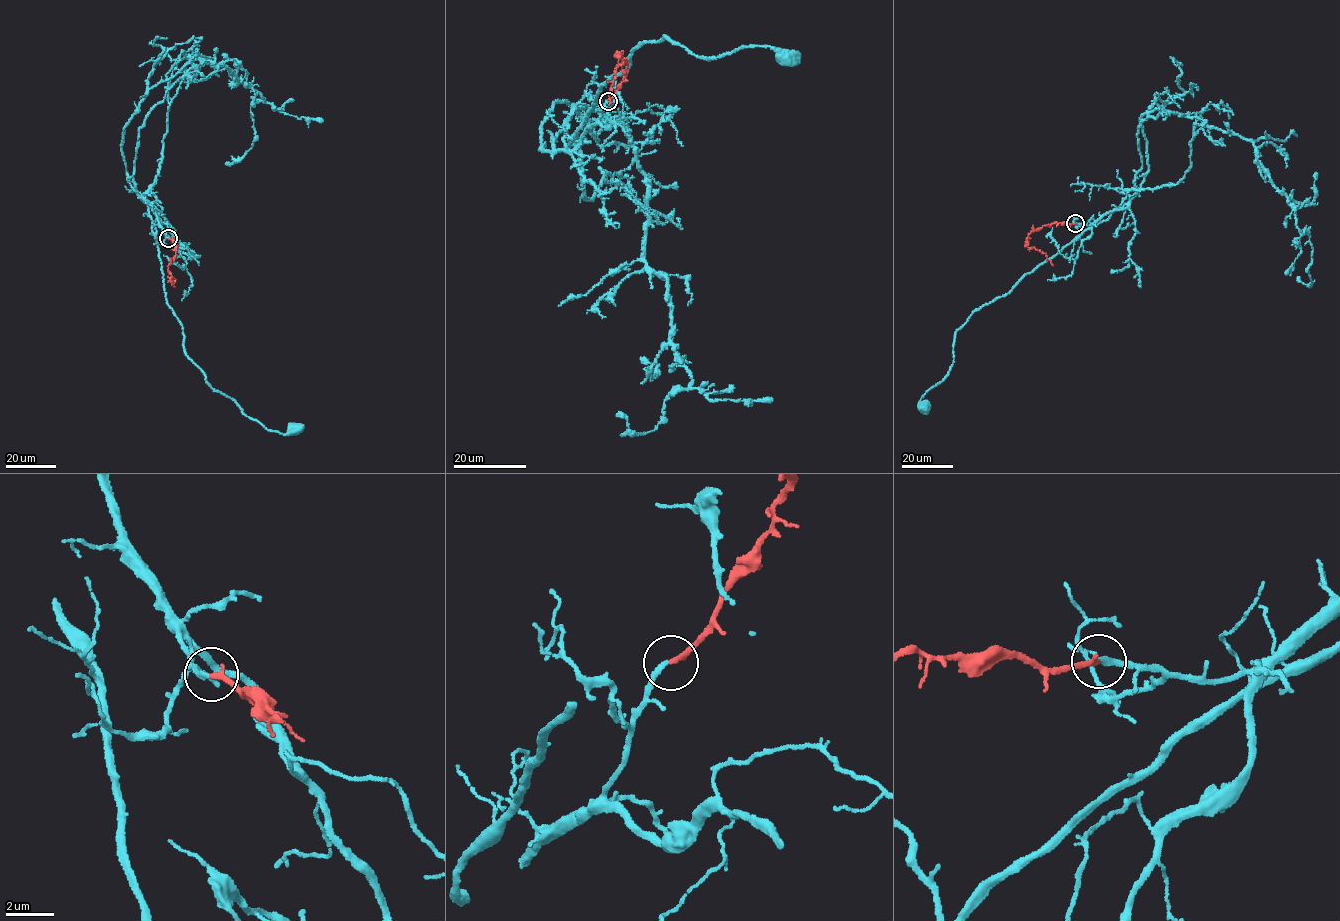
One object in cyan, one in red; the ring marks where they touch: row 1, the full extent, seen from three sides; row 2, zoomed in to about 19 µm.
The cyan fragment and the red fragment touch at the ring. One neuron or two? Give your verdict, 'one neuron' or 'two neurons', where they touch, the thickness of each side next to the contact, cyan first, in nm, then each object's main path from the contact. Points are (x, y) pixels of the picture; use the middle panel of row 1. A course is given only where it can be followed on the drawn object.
one neuron; at (608, 101); 220 nm thick on the cyan side, 220 nm on the other; cyan runs (607, 101), (568, 150), (601, 85), (625, 72), (644, 43), (666, 37), (706, 59), (754, 46), (786, 58); red runs (608, 101), (619, 87), (627, 65), (617, 52), (620, 53), (609, 105)

